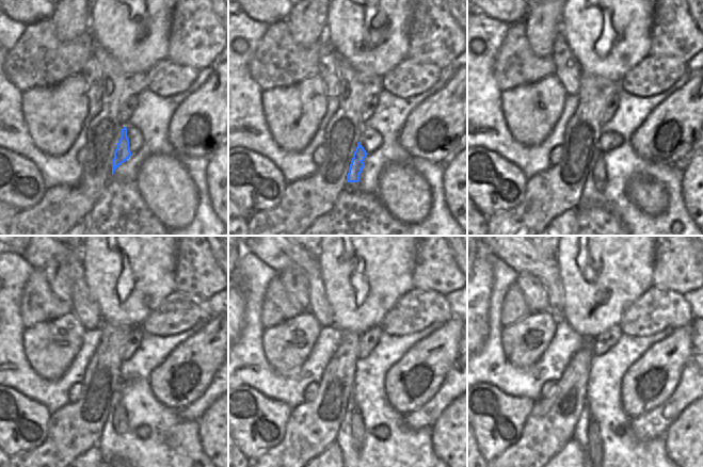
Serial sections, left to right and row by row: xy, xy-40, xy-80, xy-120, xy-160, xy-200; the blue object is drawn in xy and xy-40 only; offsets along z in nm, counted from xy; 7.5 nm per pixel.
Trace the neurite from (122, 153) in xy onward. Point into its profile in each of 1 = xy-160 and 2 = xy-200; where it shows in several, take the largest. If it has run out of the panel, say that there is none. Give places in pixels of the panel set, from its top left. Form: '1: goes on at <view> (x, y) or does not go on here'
1: goes on at xy-160 (356, 423)
2: goes on at xy-200 (594, 451)

